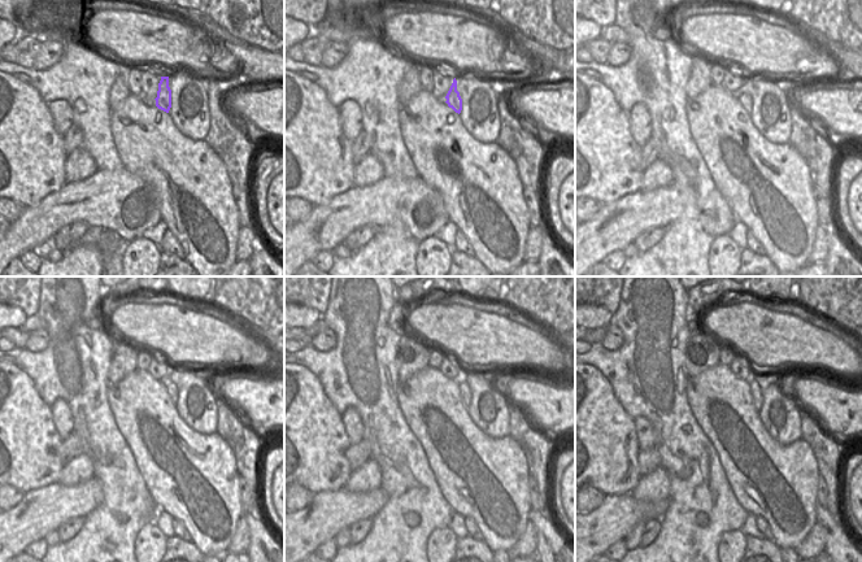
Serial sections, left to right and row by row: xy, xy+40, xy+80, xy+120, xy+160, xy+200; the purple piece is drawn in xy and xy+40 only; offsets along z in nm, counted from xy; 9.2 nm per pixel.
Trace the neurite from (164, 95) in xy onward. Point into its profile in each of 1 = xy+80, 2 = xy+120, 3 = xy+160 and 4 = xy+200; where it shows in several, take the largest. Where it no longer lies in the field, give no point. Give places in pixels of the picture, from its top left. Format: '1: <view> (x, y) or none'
1: xy+80 (744, 99)
2: xy+120 (170, 387)
3: xy+160 (460, 379)
4: xy+200 (756, 393)

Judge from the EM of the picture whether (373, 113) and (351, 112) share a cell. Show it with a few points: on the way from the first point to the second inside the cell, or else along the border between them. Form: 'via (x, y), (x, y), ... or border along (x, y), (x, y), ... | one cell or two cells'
border along (344, 100), (353, 100), (358, 105), (364, 129) | two cells

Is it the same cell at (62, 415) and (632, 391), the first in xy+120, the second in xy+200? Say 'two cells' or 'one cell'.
two cells

